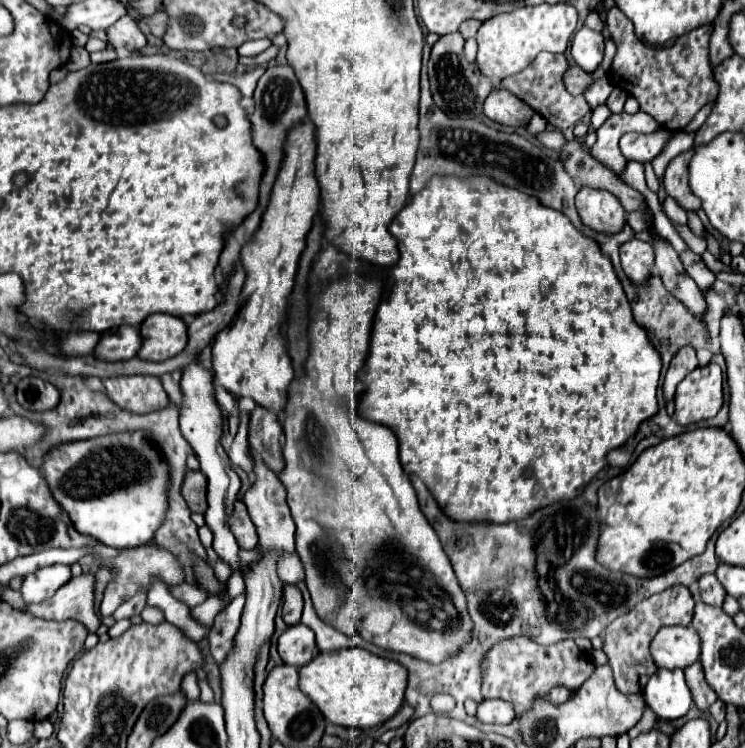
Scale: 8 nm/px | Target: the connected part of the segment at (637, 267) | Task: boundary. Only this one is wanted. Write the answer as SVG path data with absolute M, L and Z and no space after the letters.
M631 239L621 245L621 265L633 283L645 283L653 265L653 247L645 241Z

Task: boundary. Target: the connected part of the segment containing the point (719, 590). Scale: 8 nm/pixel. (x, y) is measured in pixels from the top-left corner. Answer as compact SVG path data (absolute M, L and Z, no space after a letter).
M703 575L699 579L699 587L701 587L701 599L709 605L717 605L721 607L723 601L725 601L725 591L723 591L723 585L717 581L715 575Z

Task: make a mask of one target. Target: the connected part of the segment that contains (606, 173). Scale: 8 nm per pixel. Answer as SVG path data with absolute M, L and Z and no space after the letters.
M569 141L565 149L561 151L561 161L567 167L567 173L573 175L573 179L583 187L595 187L595 189L607 189L613 195L617 195L625 207L625 211L643 209L645 199L641 193L625 185L617 173L613 173L609 167L599 163L589 155L589 149L583 147L579 141Z

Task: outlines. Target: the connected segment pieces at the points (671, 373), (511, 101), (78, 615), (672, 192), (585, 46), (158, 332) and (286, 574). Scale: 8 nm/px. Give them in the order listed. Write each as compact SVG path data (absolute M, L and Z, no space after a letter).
M683 347L671 361L667 375L665 375L665 383L663 383L663 395L667 401L673 399L675 395L675 387L697 367L697 357L695 357L695 349L693 347Z
M493 89L489 99L485 101L485 115L499 125L521 129L531 123L535 111L523 99L511 95L509 91Z
M81 573L79 577L71 577L71 581L51 599L39 605L29 605L27 611L41 619L75 619L83 623L89 633L95 633L99 627L99 617L95 613L95 575Z
M693 149L679 153L671 159L667 165L663 185L669 197L673 197L677 203L681 203L687 211L697 211L701 207L701 201L691 193L689 189L689 161L693 157Z
M587 27L579 29L571 41L571 57L585 73L593 73L603 61L603 35Z
M165 313L149 315L139 325L139 359L165 361L179 355L187 345L187 325L179 317Z
M287 553L281 559L281 563L277 567L277 573L279 573L283 583L293 583L295 585L297 581L303 581L303 563L301 563L299 555L297 553Z

